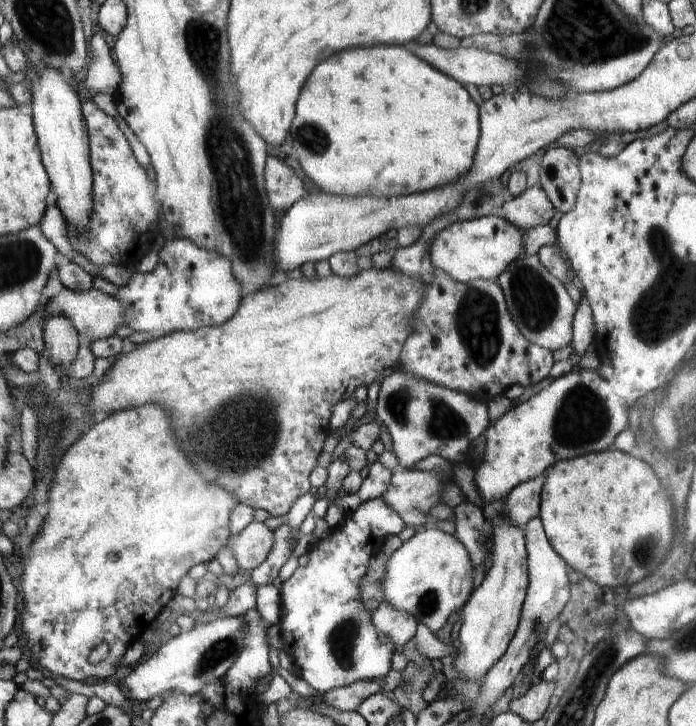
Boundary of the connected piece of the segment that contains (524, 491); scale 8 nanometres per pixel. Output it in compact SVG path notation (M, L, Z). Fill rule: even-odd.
M546 468L536 478L530 478L526 482L514 486L506 496L504 514L506 514L506 518L510 518L510 522L514 522L522 529L525 528L525 524L528 524L530 518L534 518L539 513L540 494L548 469Z

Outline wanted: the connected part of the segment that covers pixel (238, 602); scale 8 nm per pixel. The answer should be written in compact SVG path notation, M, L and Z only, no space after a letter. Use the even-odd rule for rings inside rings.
M250 582L230 589L229 599L223 608L219 608L219 611L210 608L203 613L194 614L193 628L198 628L200 624L208 624L208 622L212 622L216 618L236 617L252 610L256 607L256 589L257 586L252 586Z

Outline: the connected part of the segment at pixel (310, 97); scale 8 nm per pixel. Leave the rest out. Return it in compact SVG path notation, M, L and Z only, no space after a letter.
M410 45L350 48L350 50L342 50L338 54L332 54L330 58L326 58L324 62L320 62L314 68L314 72L310 74L310 78L306 80L306 84L302 88L302 94L300 94L300 100L296 106L296 116L289 133L296 154L300 154L298 161L302 170L323 193L348 197L370 195L396 198L397 196L420 194L428 192L428 190L438 190L442 186L450 186L450 184L458 182L458 178L462 178L472 168L480 140L479 106L474 103L461 82L442 74L440 70L430 66L426 60L418 58L412 52Z

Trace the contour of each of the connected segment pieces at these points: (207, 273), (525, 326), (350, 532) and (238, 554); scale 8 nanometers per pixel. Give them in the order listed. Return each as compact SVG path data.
M178 237L164 243L159 250L158 266L152 272L134 271L128 284L119 286L115 296L124 306L124 320L132 330L169 335L228 322L240 306L240 286L228 258Z
M537 254L516 258L496 281L502 288L510 318L532 344L553 353L572 345L577 296L567 283L559 281L540 264Z
M382 498L364 502L345 518L343 526L331 529L330 538L319 540L312 550L307 552L306 566L298 566L286 581L277 582L280 595L280 617L277 625L280 626L281 650L288 652L298 675L320 694L350 686L356 681L383 681L390 672L396 646L390 638L378 634L372 626L373 612L364 606L360 590L362 578L368 572L370 557L379 550L383 538L404 528L405 522L400 515Z
M252 521L240 534L231 534L227 544L240 569L251 571L266 560L274 544L274 530L270 530L265 522Z

